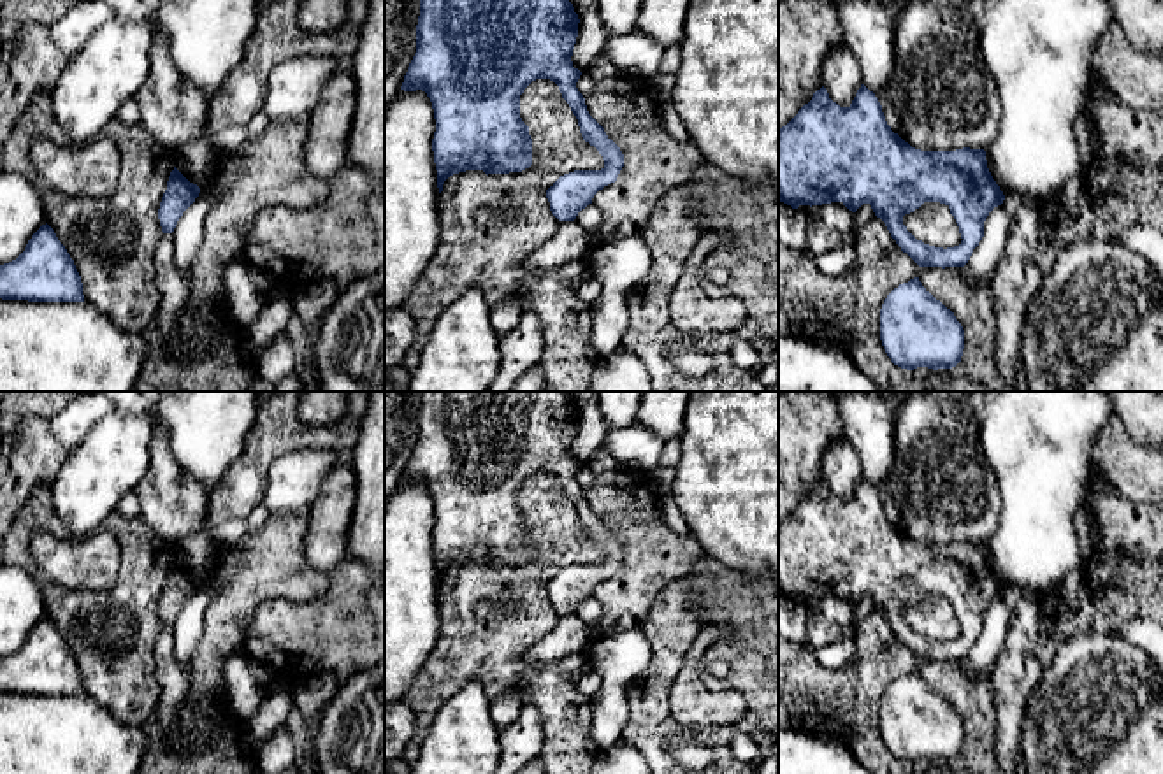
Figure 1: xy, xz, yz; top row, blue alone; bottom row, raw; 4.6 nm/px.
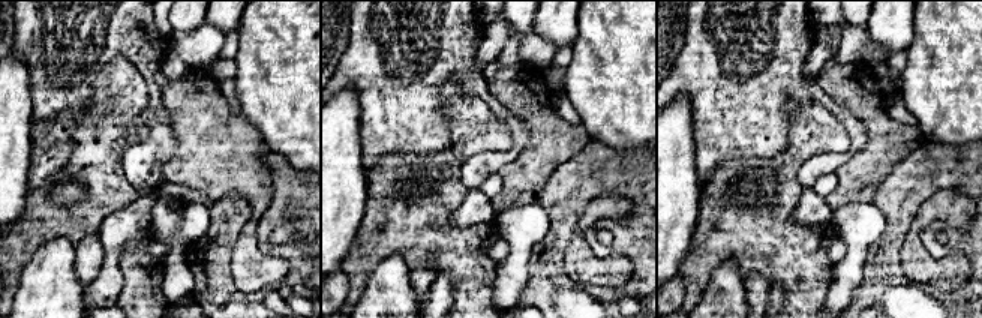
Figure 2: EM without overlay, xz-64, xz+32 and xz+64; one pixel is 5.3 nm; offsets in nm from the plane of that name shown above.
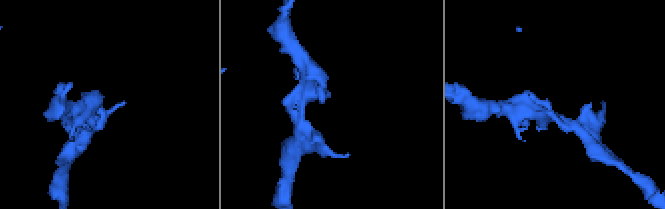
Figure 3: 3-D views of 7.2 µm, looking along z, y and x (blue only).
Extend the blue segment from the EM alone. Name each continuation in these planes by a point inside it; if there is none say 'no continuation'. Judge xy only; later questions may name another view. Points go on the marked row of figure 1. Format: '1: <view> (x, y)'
no continuation

